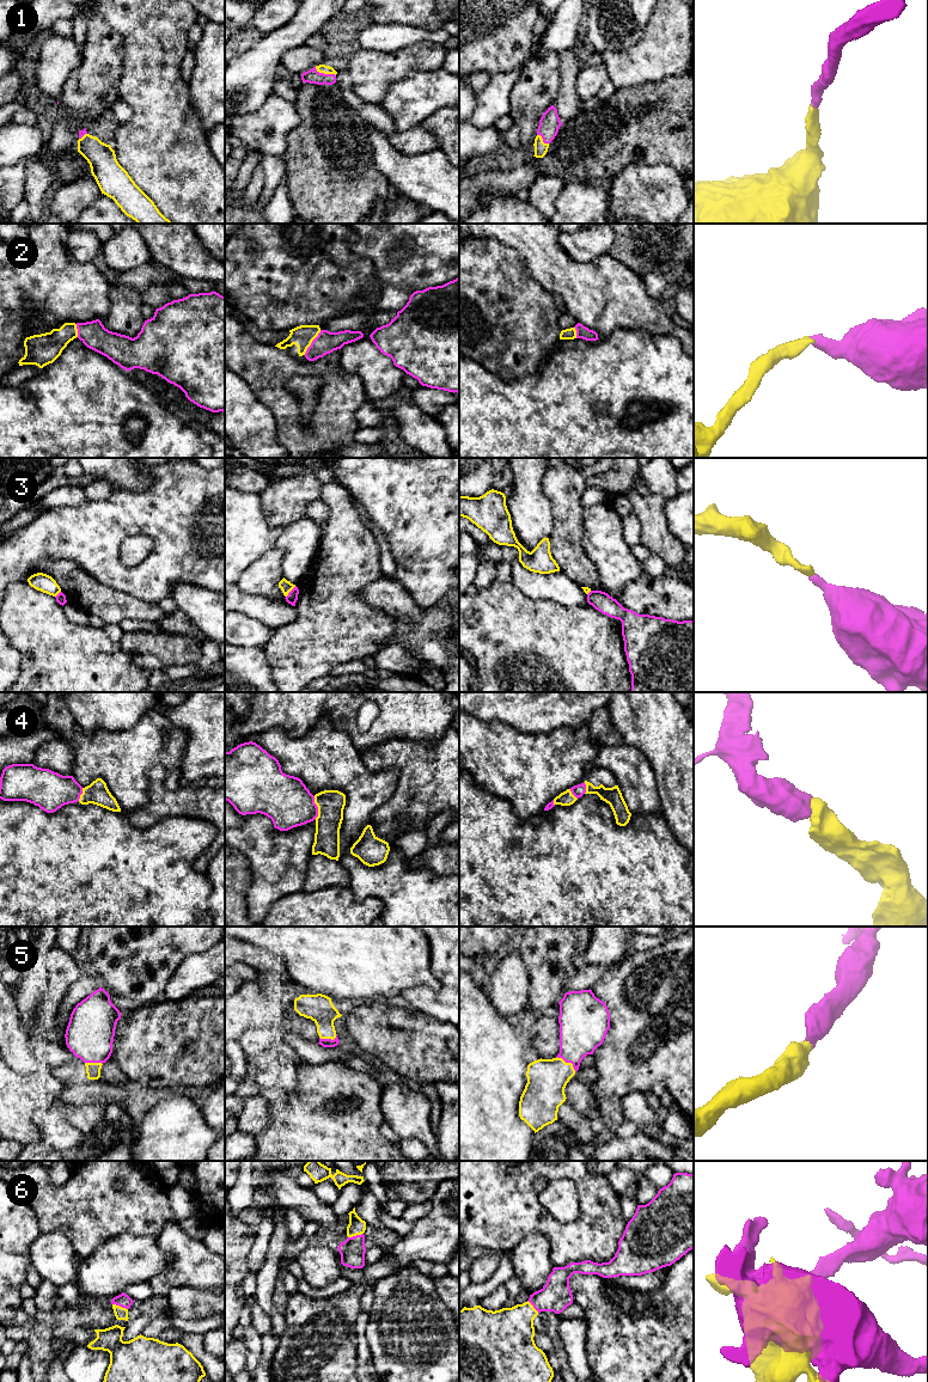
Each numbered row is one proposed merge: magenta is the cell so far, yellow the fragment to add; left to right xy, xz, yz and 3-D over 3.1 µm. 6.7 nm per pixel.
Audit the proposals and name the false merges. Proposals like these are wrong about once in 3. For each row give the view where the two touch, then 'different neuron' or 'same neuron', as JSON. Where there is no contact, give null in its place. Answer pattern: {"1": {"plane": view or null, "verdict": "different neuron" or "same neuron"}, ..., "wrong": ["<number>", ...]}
{"1": {"plane": "xz", "verdict": "same neuron"}, "2": {"plane": "xz", "verdict": "same neuron"}, "3": {"plane": "xz", "verdict": "different neuron"}, "4": {"plane": "xz", "verdict": "same neuron"}, "5": {"plane": "yz", "verdict": "same neuron"}, "6": {"plane": "xy", "verdict": "same neuron"}, "wrong": ["3"]}

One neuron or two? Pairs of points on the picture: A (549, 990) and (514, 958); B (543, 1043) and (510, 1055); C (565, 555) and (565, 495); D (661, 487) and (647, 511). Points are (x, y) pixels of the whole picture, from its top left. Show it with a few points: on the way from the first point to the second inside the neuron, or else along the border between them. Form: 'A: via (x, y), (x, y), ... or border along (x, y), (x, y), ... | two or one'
A: border along (514, 948), (529, 972), (527, 1000) | two
B: border along (525, 1038), (530, 1045) | two
C: via (565, 540), (565, 509) | one
D: border along (652, 493), (659, 494), (665, 501) | two

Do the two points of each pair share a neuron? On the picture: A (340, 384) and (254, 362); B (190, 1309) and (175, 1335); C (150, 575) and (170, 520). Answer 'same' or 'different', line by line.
A: same
B: different
C: same

